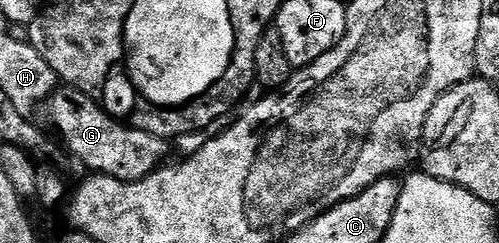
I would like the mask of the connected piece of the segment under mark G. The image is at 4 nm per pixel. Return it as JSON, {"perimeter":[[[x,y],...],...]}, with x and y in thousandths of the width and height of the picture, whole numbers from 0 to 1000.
{"perimeter":[[[140,358],[112,362],[98,403],[100,432],[102,498],[110,510],[110,531],[118,543],[128,605],[184,716],[242,737],[244,745],[279,745],[309,712],[329,675],[331,650],[327,642],[335,630],[337,597],[329,568],[263,527],[261,514],[224,481],[220,465],[212,465],[194,416],[188,416],[178,391],[170,391],[162,370]]]}

